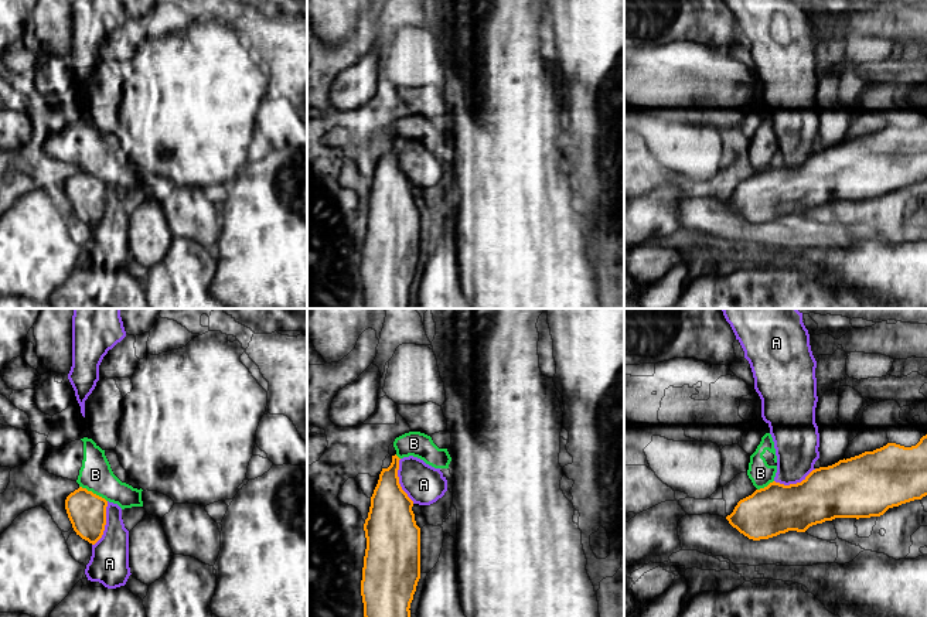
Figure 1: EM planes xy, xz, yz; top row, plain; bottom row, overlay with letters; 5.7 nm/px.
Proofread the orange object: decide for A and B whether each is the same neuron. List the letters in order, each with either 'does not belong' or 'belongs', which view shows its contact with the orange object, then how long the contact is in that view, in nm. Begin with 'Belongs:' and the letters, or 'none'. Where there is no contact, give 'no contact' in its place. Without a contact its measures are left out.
Belongs: none
A: does not belong; contact in xy; length 280 nm
B: does not belong; contact in xy; length 180 nm

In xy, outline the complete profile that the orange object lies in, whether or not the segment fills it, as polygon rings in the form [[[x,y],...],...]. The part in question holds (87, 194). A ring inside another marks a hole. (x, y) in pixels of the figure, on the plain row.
[[[79,170],[65,183],[65,192],[74,214],[95,228],[103,218],[108,184]]]

